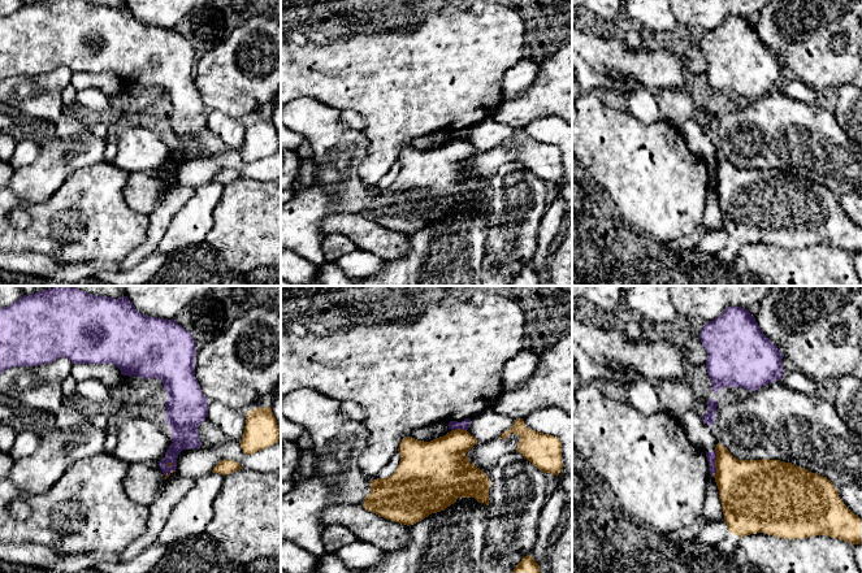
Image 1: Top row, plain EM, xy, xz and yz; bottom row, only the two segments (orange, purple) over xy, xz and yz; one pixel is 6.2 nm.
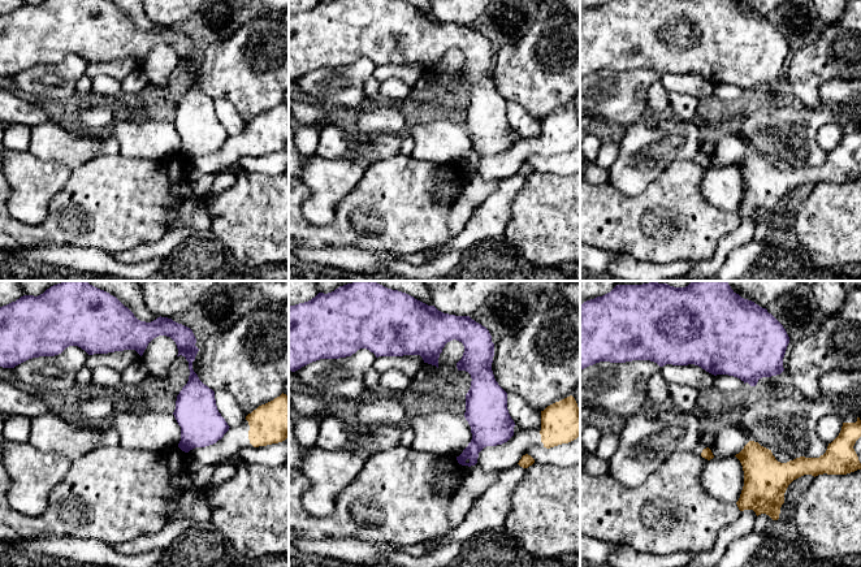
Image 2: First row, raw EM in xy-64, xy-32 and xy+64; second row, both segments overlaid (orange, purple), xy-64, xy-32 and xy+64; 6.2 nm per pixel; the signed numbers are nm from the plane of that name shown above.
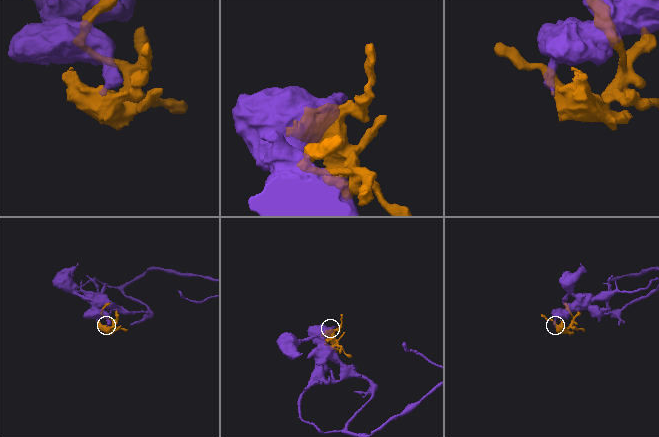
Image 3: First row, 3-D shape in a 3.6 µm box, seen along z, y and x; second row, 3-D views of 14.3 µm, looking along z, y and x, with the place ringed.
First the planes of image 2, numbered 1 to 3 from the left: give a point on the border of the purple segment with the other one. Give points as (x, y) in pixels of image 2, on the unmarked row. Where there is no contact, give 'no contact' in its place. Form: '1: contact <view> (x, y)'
1: no contact
2: no contact
3: no contact

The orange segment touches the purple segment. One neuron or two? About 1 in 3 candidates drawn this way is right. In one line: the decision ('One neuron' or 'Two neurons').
Two neurons

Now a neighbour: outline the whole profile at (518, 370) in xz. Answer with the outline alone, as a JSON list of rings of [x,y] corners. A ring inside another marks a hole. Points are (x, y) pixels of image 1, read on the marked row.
[[[523,348],[516,356],[510,359],[503,368],[503,391],[515,391],[529,381],[538,365],[538,355]]]

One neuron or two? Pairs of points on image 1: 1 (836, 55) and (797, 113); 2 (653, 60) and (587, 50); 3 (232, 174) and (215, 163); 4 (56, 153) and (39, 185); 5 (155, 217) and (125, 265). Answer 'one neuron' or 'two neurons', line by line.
1: two neurons
2: one neuron
3: one neuron
4: one neuron
5: one neuron

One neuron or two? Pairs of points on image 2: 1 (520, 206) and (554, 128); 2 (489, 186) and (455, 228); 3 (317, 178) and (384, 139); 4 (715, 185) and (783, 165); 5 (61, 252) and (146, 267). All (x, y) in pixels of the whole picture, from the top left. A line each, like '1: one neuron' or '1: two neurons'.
1: two neurons
2: one neuron
3: one neuron
4: two neurons
5: one neuron

